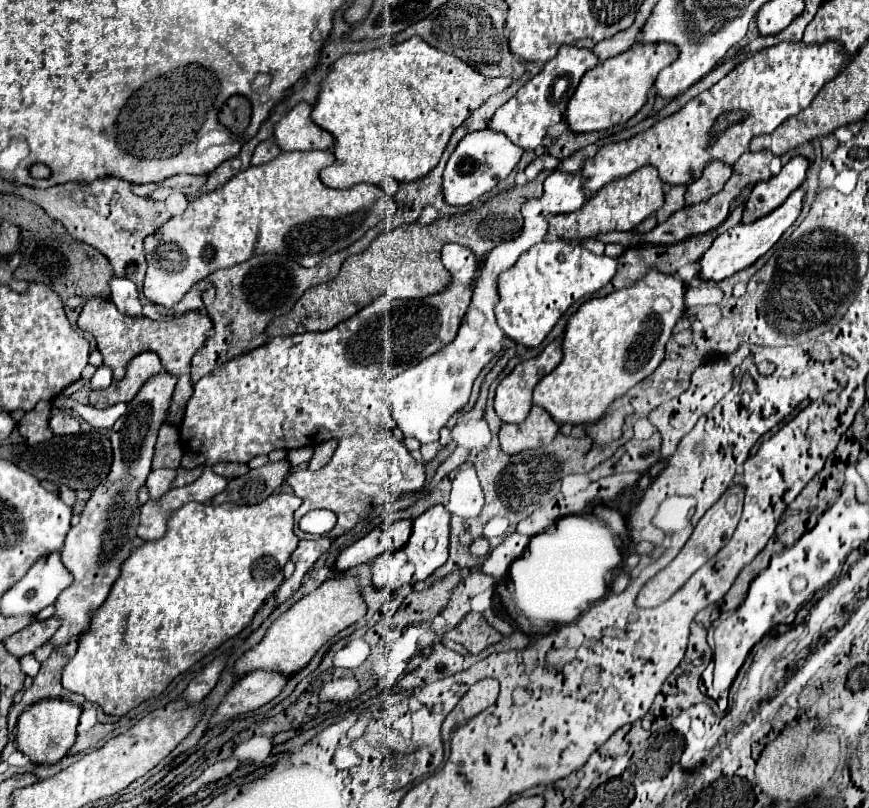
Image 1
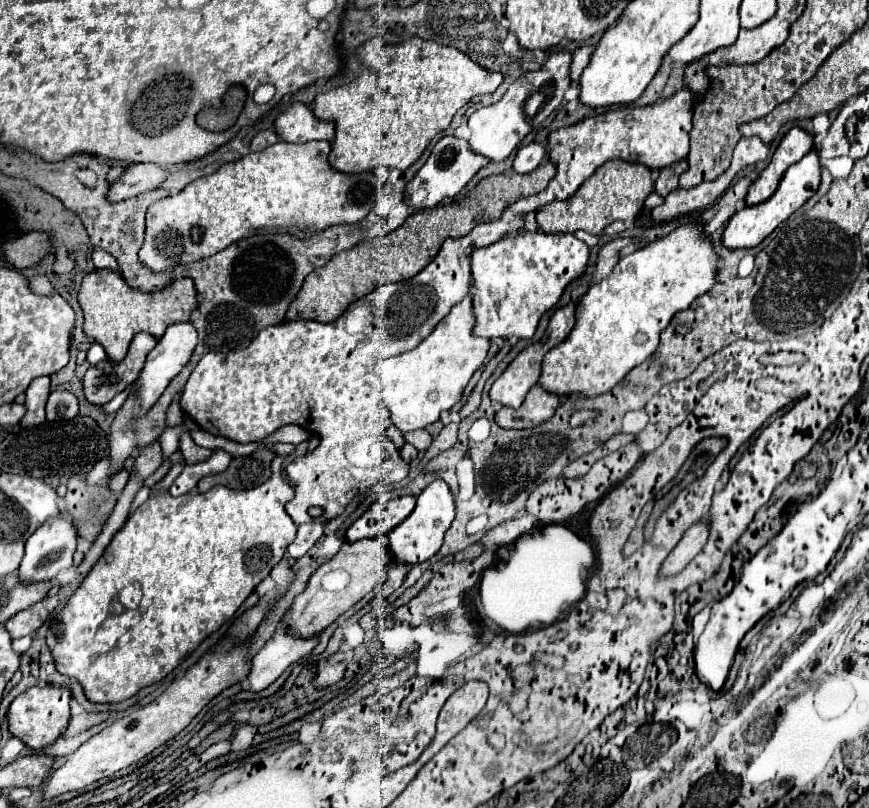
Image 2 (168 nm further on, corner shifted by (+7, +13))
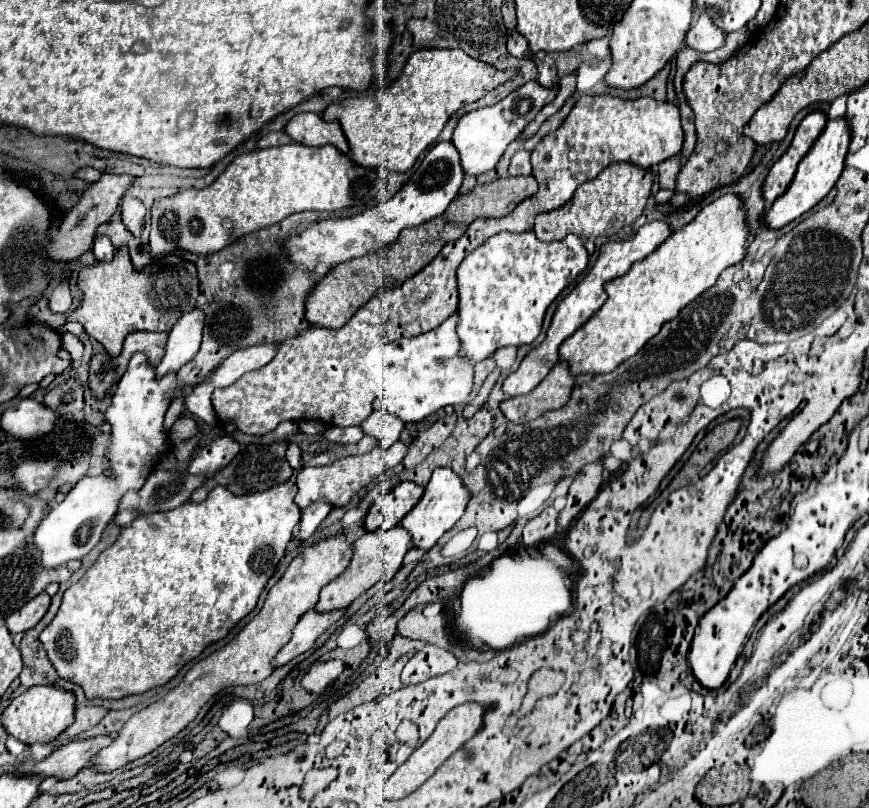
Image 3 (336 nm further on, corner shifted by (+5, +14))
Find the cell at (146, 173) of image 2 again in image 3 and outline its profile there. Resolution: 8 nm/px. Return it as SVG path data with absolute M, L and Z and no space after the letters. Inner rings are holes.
M103 174L95 184L91 184L83 192L83 196L75 204L75 208L65 216L65 220L59 224L59 228L51 234L51 246L47 248L47 254L53 260L73 262L81 254L91 250L97 226L101 226L103 222L107 222L115 214L119 200L125 194L125 190L131 186L131 182L133 182L133 176L127 176L127 174L119 174L119 176L117 174Z

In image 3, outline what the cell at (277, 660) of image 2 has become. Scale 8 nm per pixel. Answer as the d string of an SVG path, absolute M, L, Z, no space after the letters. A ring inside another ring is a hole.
M309 610L305 616L301 616L301 620L297 622L297 626L293 628L291 640L279 650L279 654L275 658L275 668L283 666L289 660L293 660L295 656L307 652L315 644L315 640L333 622L337 622L343 614L345 614L345 610L331 610L331 612L313 612L313 610Z

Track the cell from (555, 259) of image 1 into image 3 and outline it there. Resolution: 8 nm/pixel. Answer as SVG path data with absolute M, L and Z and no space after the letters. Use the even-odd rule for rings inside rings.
M499 232L481 244L457 270L457 336L463 342L463 356L477 364L497 348L531 344L541 332L549 304L587 264L589 254L577 236L567 236L561 242L541 242L535 232Z

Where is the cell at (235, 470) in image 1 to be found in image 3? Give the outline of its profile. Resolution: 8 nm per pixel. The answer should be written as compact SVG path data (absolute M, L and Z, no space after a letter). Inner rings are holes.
M119 248L111 262L95 262L93 266L85 266L79 272L77 288L81 290L81 304L73 310L71 320L79 322L89 336L93 336L97 342L103 344L103 348L115 358L121 352L123 340L127 334L137 330L157 330L157 332L169 332L179 316L185 312L191 312L195 308L195 300L199 296L199 278L193 262L187 262L179 254L165 254L161 258L155 258L147 268L137 270L131 264L127 248Z

